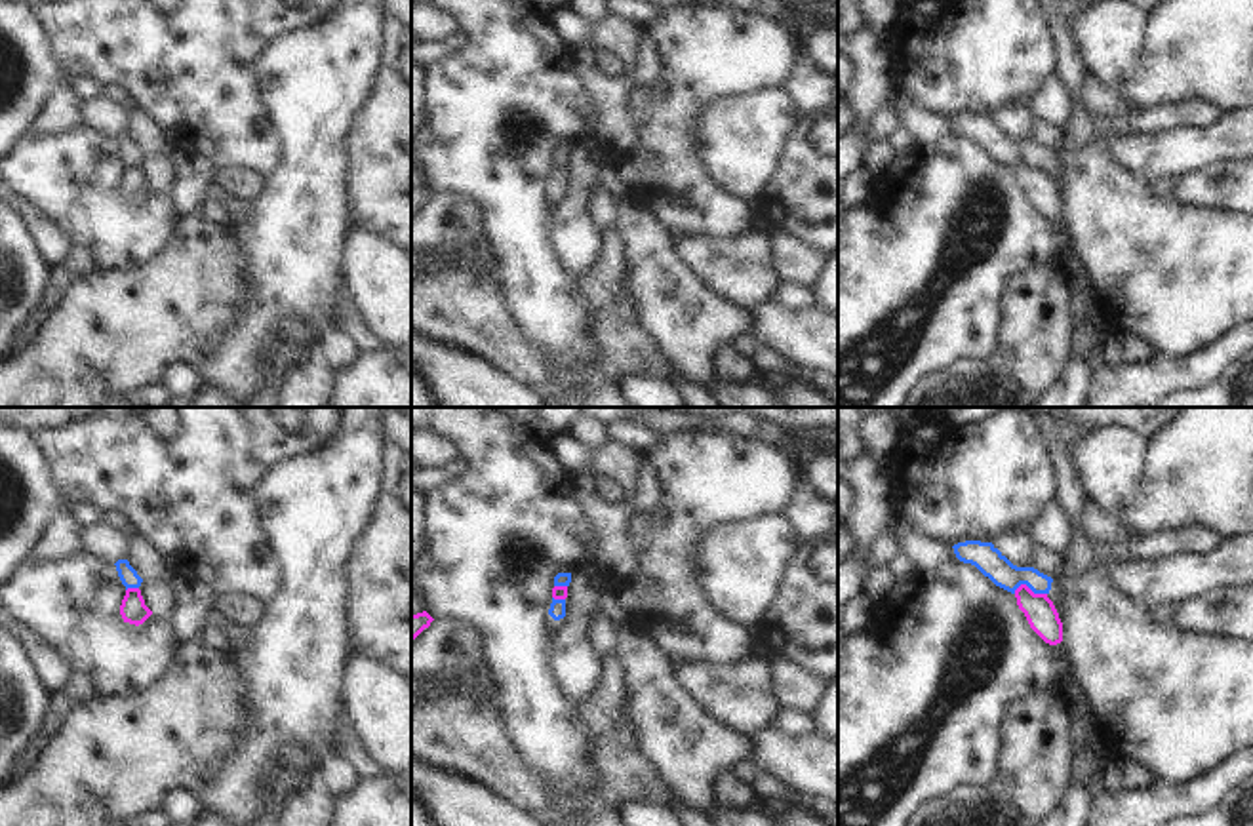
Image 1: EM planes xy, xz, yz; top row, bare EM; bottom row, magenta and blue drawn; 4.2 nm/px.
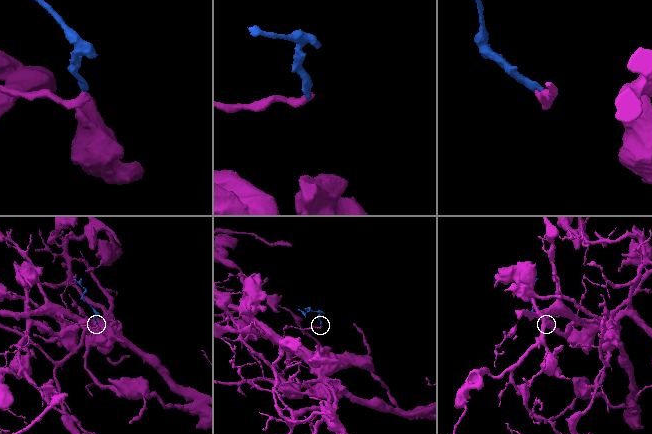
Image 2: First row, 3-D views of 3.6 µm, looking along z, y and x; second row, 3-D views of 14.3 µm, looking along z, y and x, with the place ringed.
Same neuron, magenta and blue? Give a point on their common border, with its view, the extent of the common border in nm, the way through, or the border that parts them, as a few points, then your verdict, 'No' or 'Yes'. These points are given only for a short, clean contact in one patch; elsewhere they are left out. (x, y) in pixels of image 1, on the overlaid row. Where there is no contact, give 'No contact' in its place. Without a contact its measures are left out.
Touches magenta at yz (1029, 589). Shared border 140 nm. Path across: yz (1038, 609), (1029, 589), (1002, 573), (989, 560). Yes.

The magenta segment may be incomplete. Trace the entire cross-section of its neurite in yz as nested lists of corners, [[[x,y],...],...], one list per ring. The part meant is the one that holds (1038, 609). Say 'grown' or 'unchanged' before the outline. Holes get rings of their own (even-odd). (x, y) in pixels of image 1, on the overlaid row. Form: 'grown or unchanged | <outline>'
grown | [[[965,541],[952,546],[960,561],[975,565],[996,586],[1017,598],[1030,628],[1049,645],[1063,641],[1063,622],[1047,598],[1053,579],[1034,567],[1013,565],[992,542]]]

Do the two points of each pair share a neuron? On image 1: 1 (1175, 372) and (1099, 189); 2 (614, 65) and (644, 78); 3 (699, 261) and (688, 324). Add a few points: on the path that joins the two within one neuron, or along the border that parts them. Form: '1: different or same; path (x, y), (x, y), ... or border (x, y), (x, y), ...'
1: different; border (1212, 341), (1191, 353), (1156, 353)
2: different; border (591, 50), (604, 75), (619, 77), (625, 71)
3: different; border (671, 238), (673, 252), (713, 292), (732, 303)

